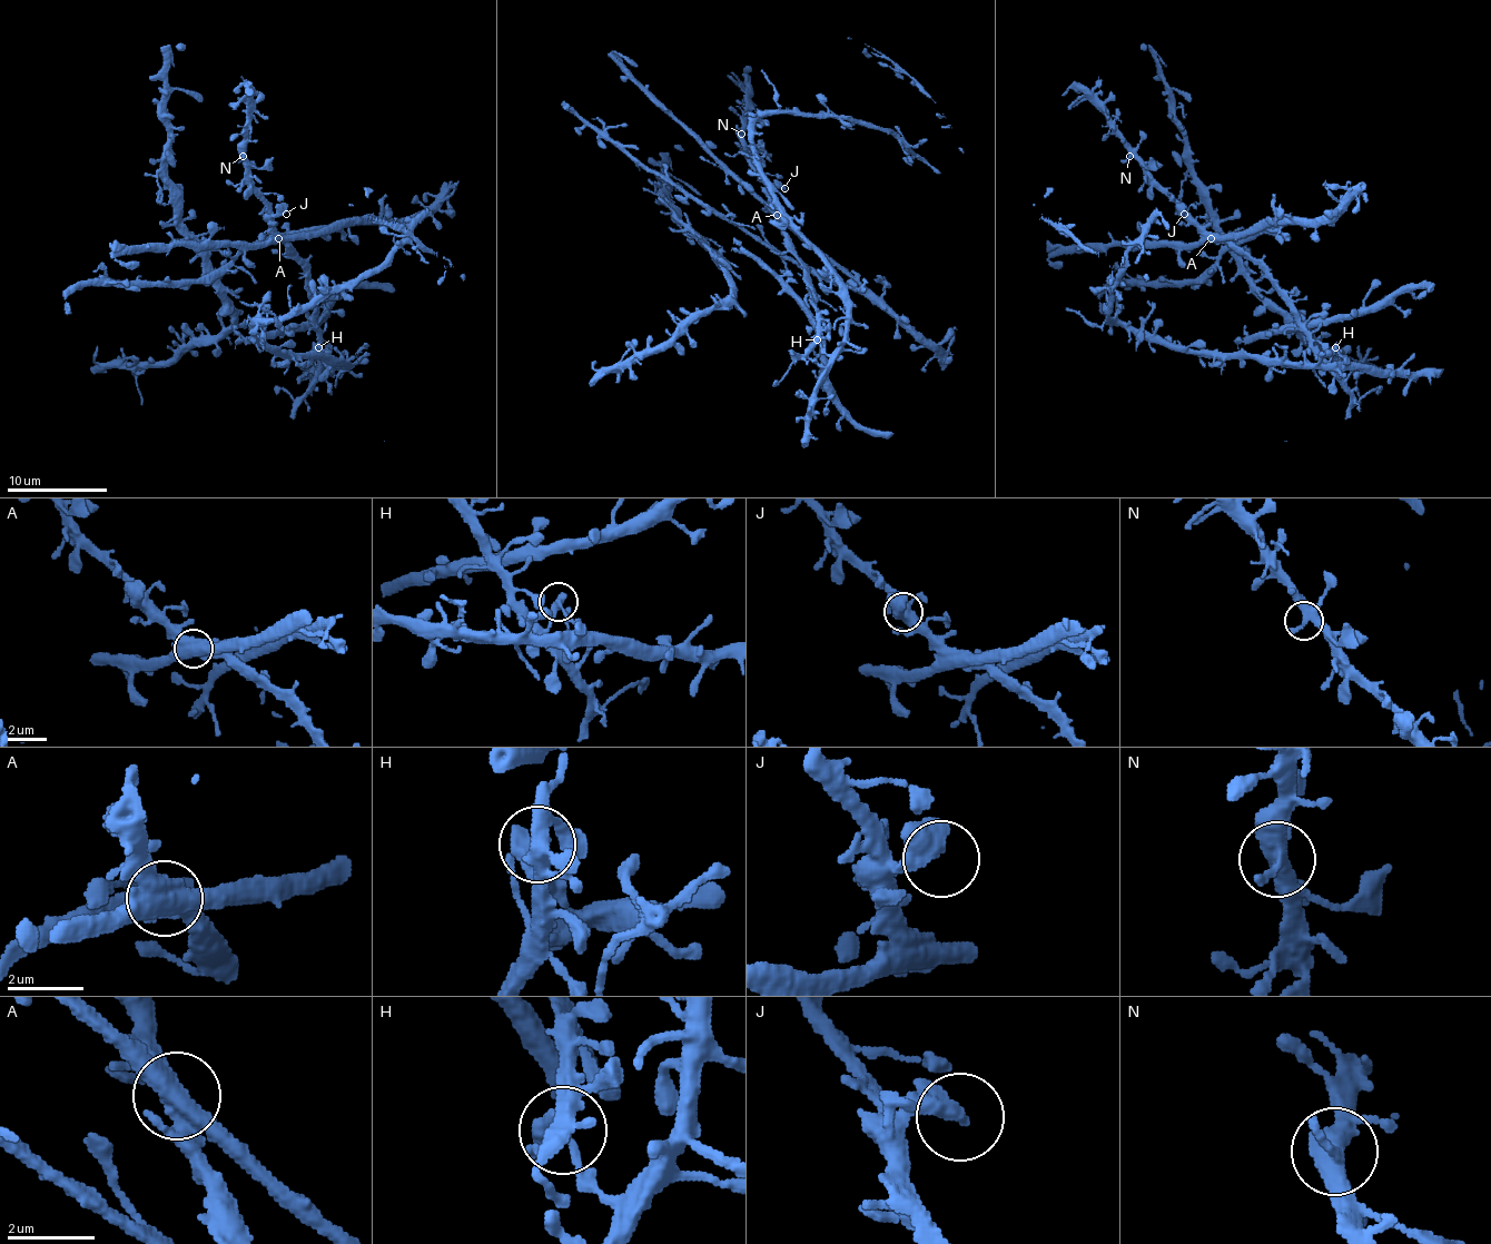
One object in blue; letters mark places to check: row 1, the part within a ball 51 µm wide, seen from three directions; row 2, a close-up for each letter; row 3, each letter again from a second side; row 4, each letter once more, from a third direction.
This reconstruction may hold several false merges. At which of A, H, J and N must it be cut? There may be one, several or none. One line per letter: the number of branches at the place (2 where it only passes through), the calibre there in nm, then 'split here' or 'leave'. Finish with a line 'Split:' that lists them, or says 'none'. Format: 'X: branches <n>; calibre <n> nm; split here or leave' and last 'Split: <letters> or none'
A: branches 3; calibre 500 nm; split here
H: branches 2; calibre 360 nm; split here
J: branches 2; calibre 440 nm; leave
N: branches 3; calibre 360 nm; leave
Split: A, H

